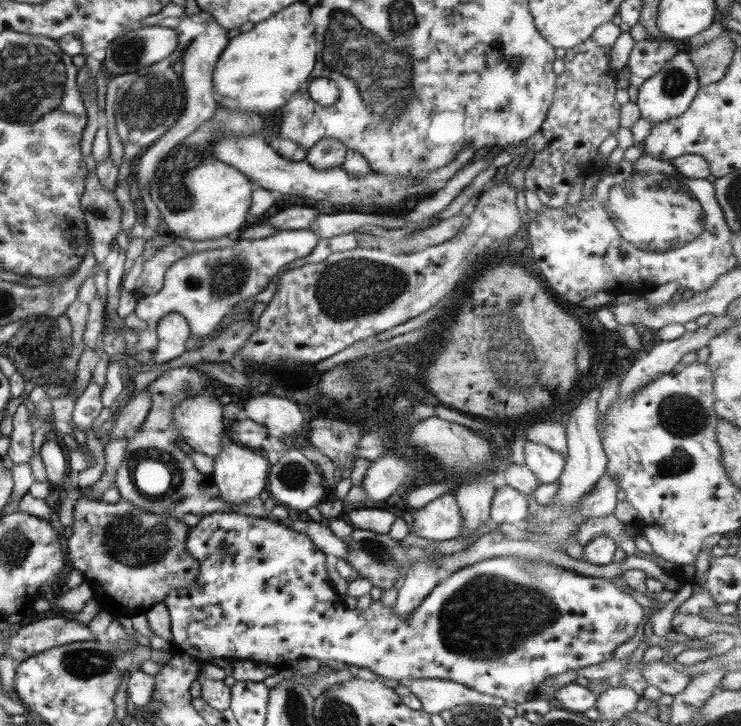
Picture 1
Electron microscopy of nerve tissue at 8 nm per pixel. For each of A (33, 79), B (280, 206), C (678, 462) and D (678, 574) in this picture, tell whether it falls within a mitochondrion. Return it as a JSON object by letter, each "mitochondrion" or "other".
{"A":"mitochondrion","B":"other","C":"mitochondrion","D":"other"}

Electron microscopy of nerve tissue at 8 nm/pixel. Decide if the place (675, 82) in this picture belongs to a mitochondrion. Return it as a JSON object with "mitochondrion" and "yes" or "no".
{"mitochondrion":"yes"}

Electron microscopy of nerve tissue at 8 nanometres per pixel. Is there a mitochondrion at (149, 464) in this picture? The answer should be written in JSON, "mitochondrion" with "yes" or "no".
{"mitochondrion":"yes"}

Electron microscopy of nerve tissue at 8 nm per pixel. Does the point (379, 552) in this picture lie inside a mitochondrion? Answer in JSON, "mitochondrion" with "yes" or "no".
{"mitochondrion":"yes"}

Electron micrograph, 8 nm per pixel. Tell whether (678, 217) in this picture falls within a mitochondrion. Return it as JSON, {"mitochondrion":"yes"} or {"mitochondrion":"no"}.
{"mitochondrion":"yes"}

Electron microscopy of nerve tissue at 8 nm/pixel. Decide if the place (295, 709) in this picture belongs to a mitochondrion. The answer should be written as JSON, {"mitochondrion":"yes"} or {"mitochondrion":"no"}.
{"mitochondrion":"yes"}

